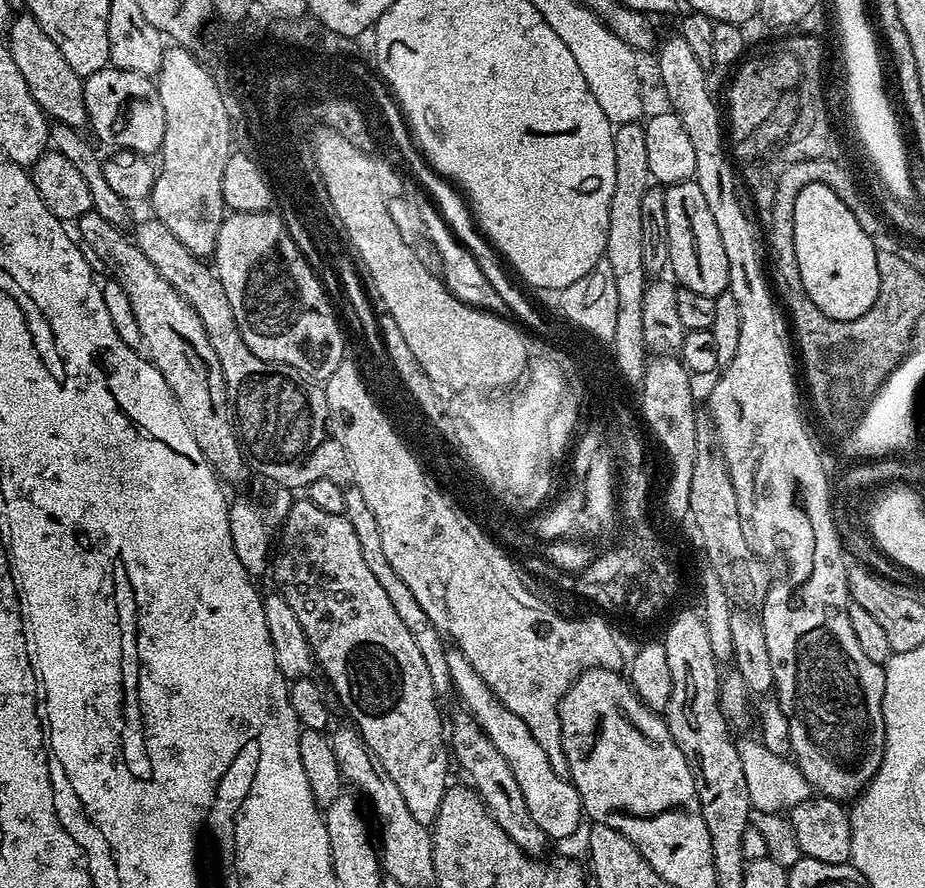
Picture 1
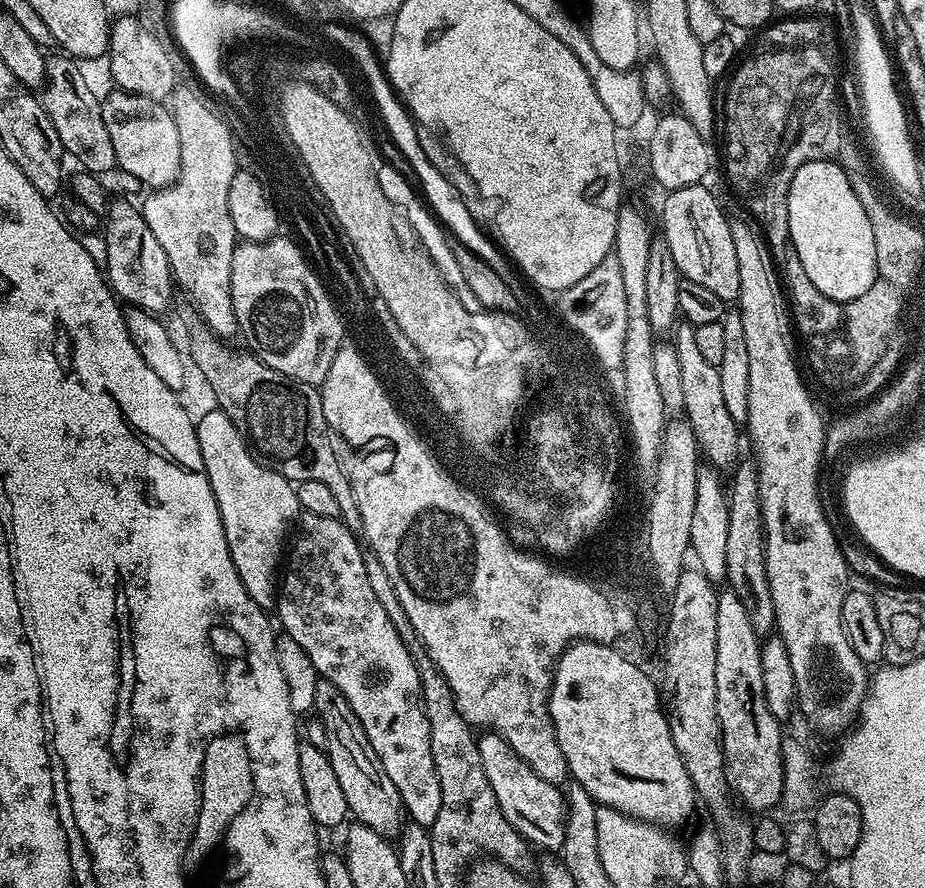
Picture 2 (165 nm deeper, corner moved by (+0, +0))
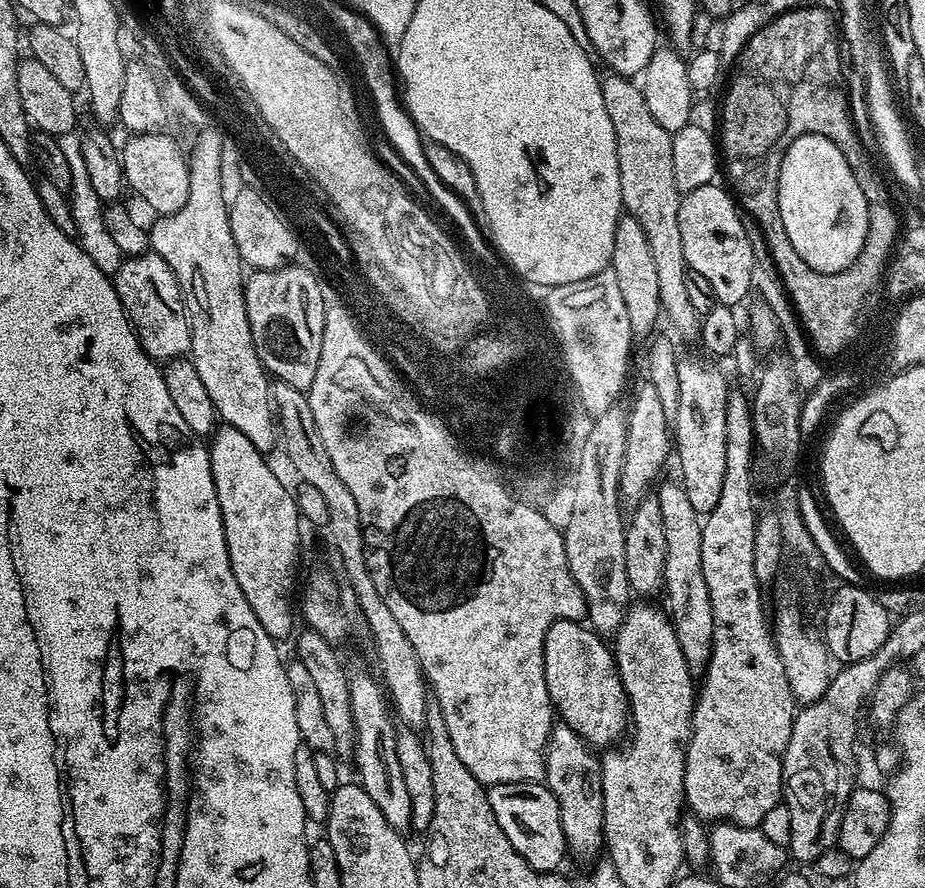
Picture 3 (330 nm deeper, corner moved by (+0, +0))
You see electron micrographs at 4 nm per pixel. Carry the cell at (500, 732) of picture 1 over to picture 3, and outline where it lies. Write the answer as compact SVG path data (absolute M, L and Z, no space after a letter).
M540 782L534 784L494 784L488 788L488 801L490 802L490 810L494 810L494 818L502 830L502 834L506 834L506 838L510 840L510 846L531 868L539 872L554 872L561 867L559 864L563 862L564 856L566 857L564 831L558 814L558 802L554 798L554 794L550 794L547 786Z

